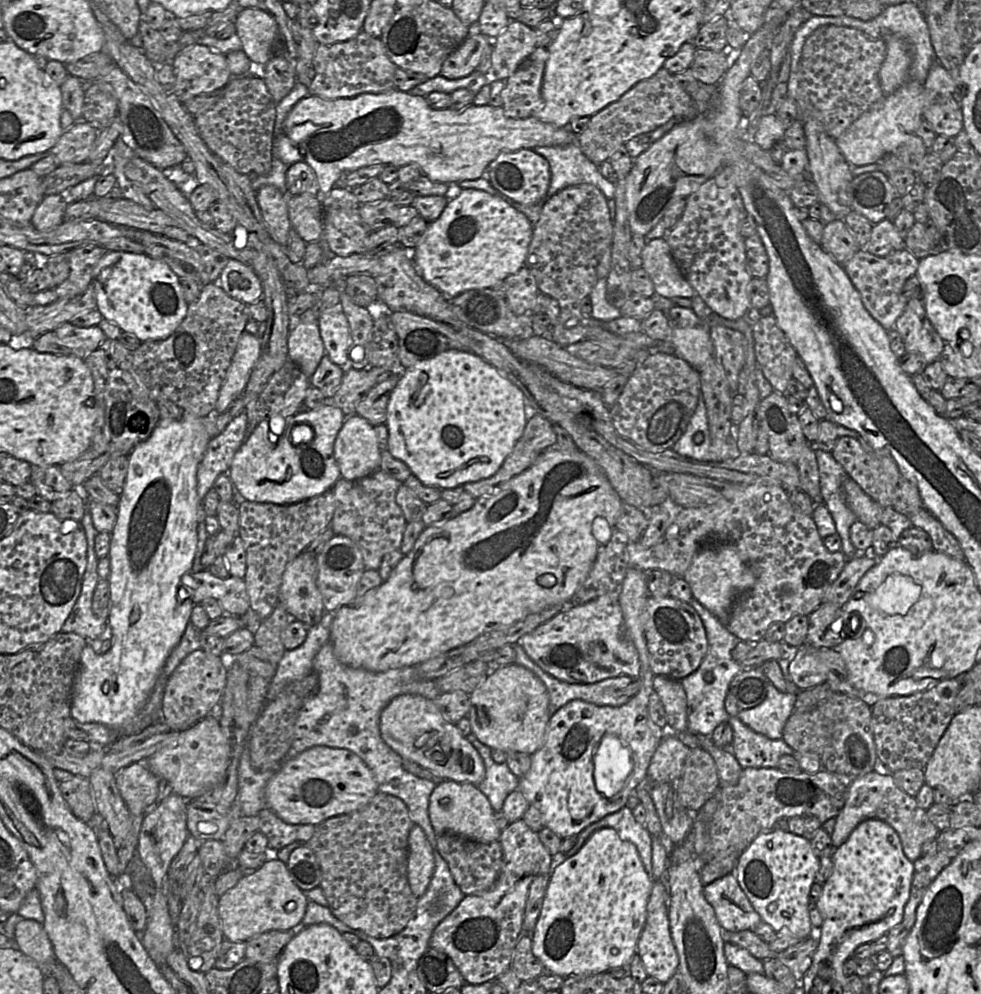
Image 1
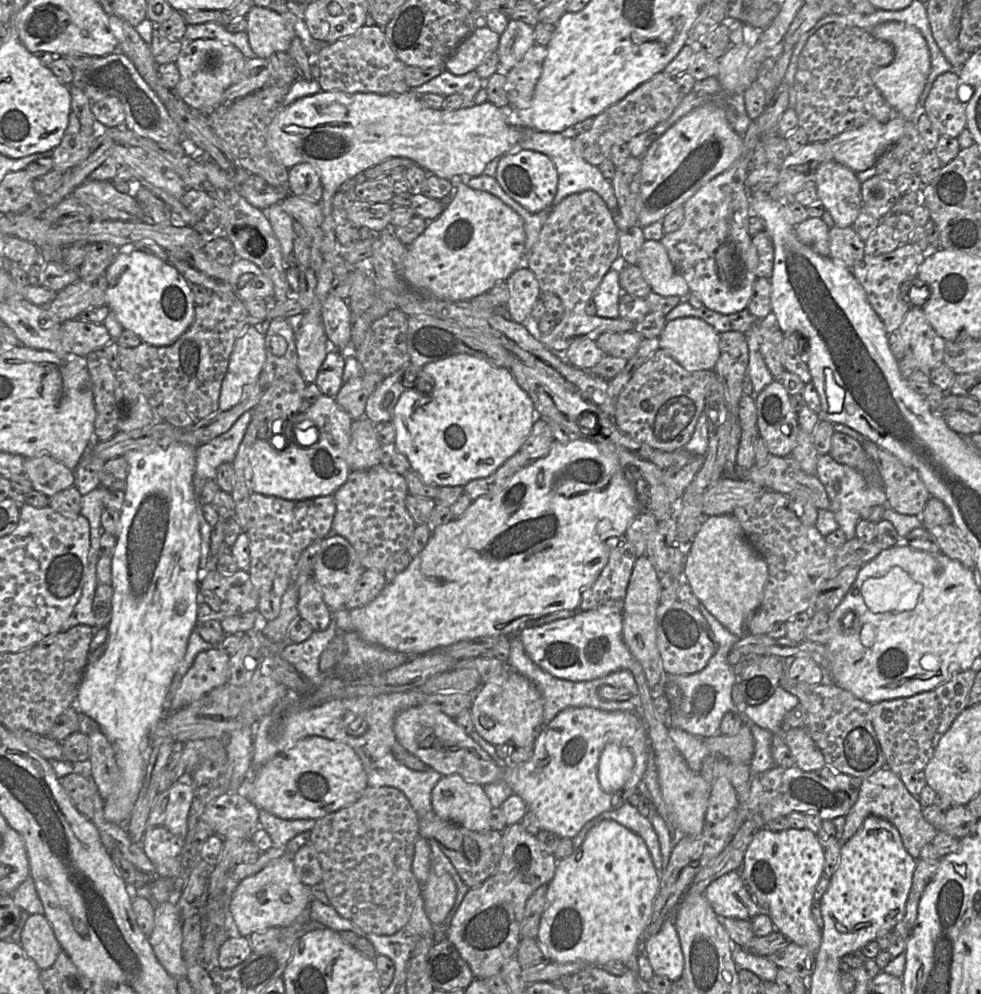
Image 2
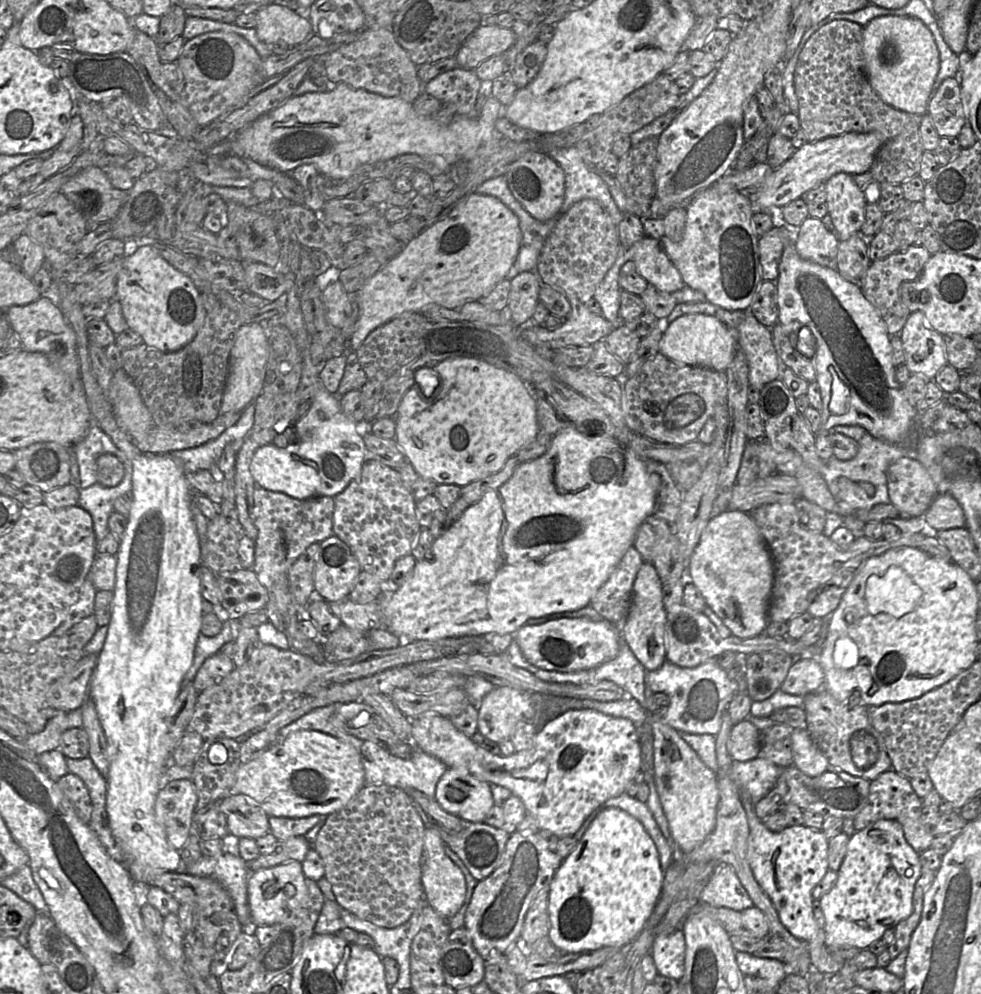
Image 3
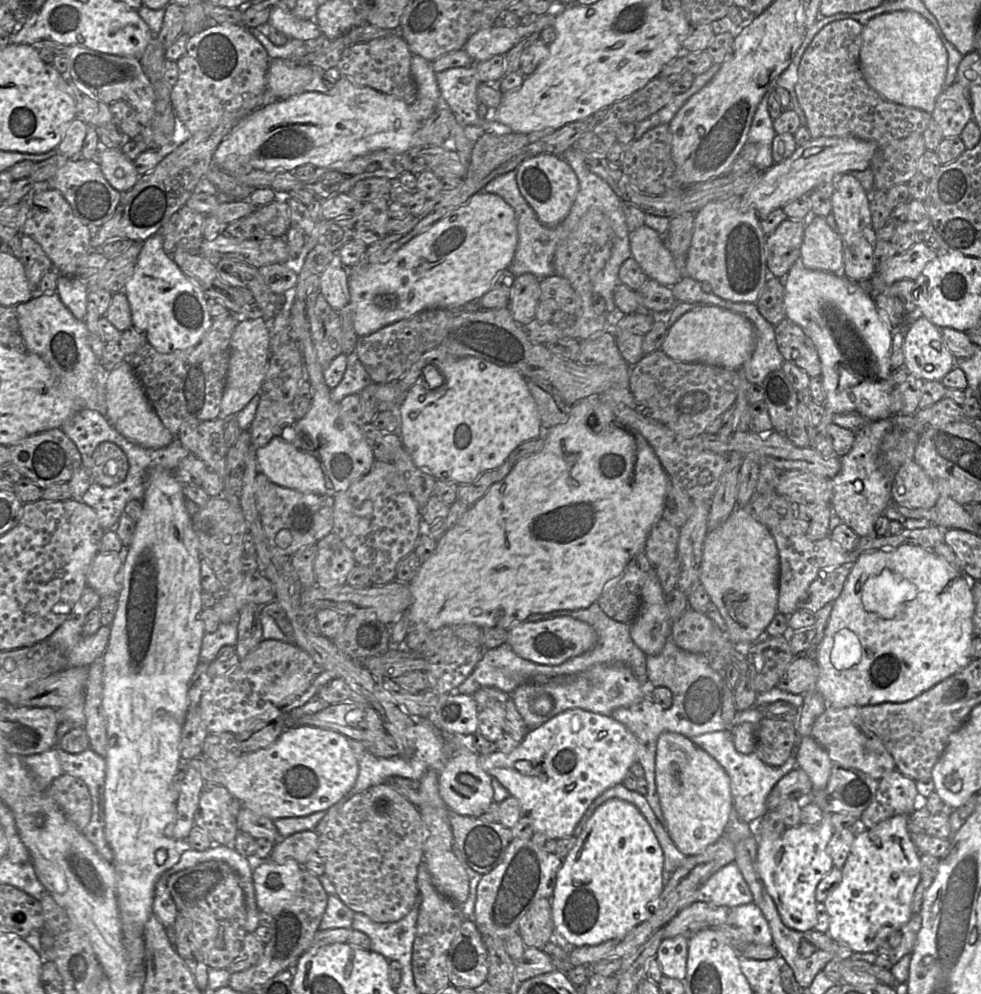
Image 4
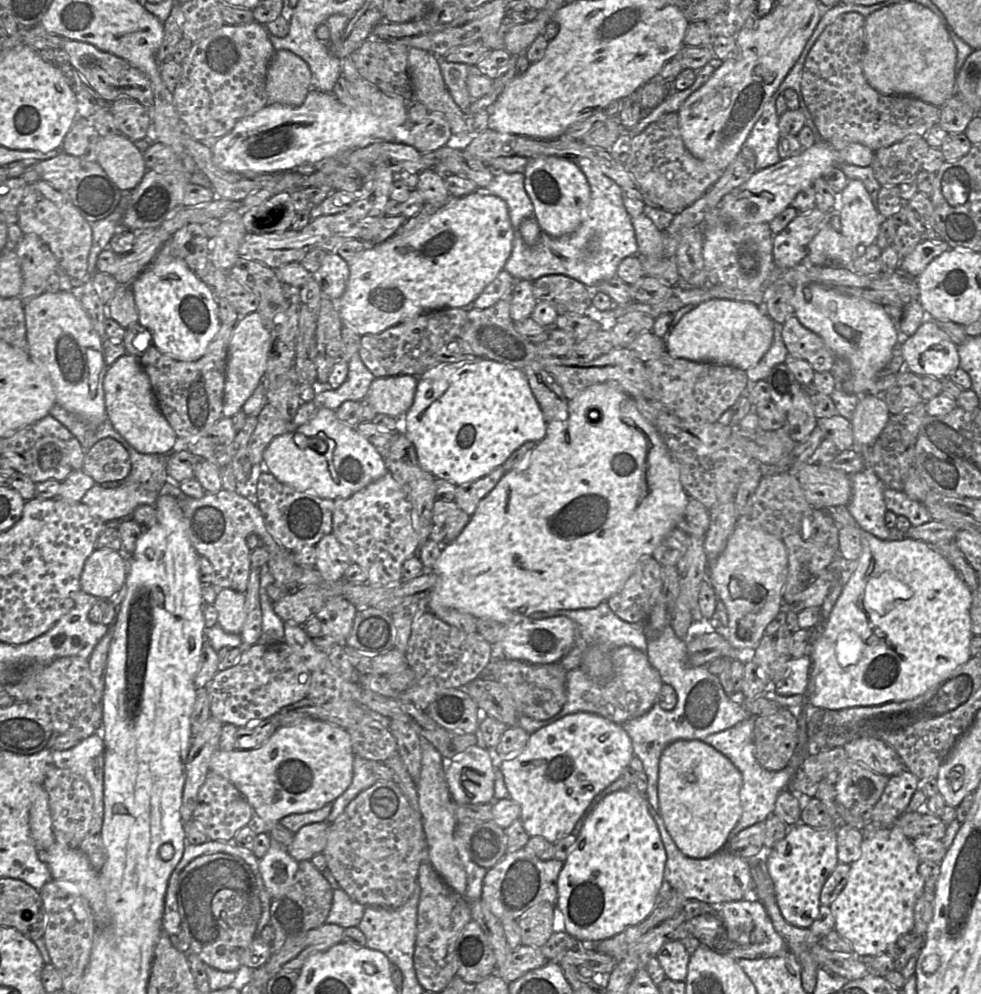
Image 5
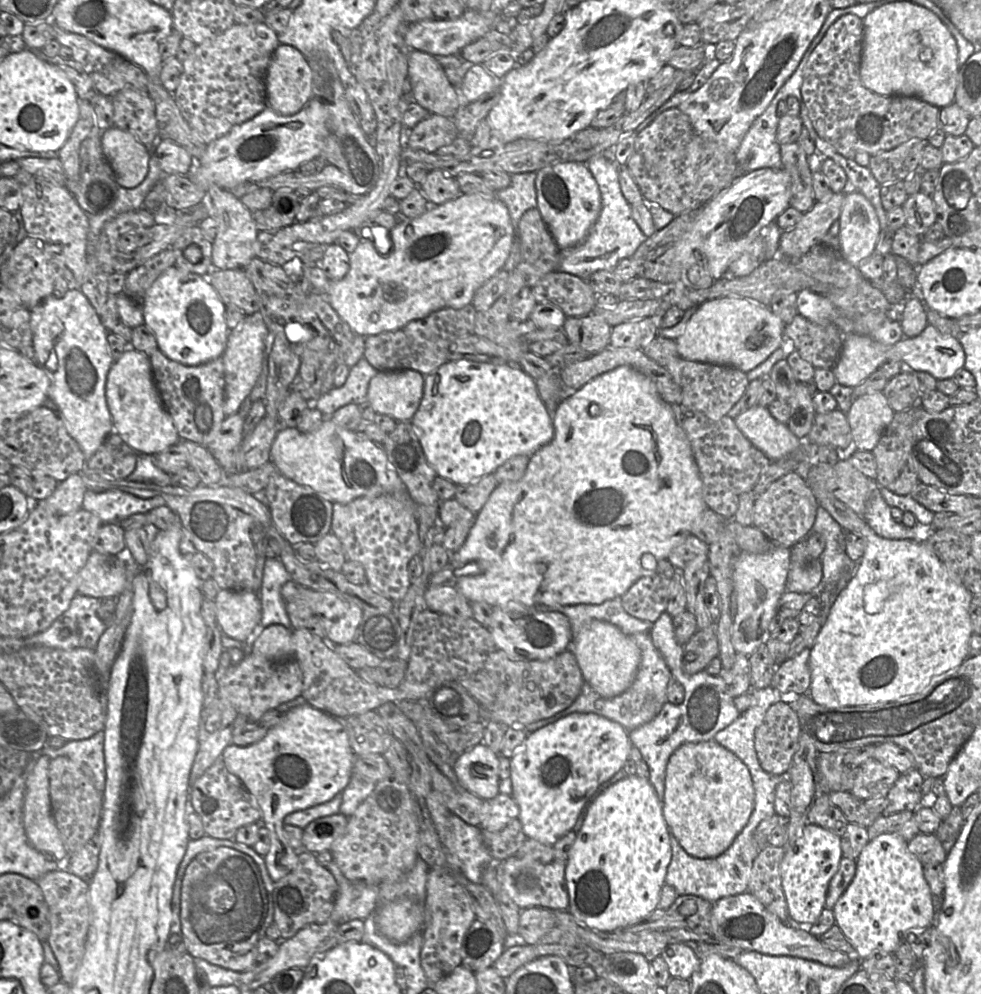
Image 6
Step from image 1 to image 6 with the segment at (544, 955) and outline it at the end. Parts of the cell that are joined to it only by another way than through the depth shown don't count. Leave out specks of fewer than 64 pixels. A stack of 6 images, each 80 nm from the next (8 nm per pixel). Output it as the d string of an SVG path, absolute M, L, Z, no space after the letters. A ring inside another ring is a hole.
M628 776L590 804L565 869L568 912L591 930L612 933L644 921L658 908L672 856L662 804L649 779Z

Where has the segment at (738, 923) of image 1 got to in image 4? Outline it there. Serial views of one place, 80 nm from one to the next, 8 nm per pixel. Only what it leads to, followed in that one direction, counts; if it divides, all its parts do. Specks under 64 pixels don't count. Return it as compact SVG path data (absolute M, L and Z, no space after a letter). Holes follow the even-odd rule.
M734 862L720 868L701 885L694 899L698 902L729 908L753 902L749 886Z

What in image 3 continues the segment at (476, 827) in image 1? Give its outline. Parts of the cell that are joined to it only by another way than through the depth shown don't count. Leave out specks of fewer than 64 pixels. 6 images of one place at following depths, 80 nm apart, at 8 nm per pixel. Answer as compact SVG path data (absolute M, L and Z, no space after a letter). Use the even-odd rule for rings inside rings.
M464 767L447 768L437 783L435 799L448 813L473 823L485 822L487 813L494 805L490 784L476 779Z

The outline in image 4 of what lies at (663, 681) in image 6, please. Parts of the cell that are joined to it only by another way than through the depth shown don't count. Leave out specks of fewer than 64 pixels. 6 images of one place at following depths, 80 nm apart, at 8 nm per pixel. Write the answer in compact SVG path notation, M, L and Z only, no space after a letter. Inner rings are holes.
M596 665L587 671L565 676L559 681L550 681L549 684L522 684L510 694L524 722L530 729L536 729L560 713L575 708L610 716L615 709L629 707L650 698L654 688L649 680L641 683L623 665ZM544 693L552 697L553 709L546 715L539 715L534 711L532 703L536 696Z

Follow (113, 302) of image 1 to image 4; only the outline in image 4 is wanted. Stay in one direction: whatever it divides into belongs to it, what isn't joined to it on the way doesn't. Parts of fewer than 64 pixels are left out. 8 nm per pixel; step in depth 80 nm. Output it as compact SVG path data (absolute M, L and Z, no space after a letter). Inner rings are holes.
M160 233L153 234L142 244L133 274L122 291L130 305L132 326L144 333L147 342L161 353L196 346L214 320L207 309L206 295L164 251Z

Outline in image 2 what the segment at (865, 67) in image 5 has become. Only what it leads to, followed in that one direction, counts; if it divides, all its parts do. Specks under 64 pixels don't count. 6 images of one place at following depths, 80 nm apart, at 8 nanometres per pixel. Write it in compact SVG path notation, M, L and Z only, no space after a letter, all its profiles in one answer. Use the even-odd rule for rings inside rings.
M897 21L880 23L870 33L875 38L890 43L894 50L894 59L889 65L871 70L870 76L875 86L900 116L905 120L916 121L920 111L919 98L931 69L929 48L924 37L915 27Z

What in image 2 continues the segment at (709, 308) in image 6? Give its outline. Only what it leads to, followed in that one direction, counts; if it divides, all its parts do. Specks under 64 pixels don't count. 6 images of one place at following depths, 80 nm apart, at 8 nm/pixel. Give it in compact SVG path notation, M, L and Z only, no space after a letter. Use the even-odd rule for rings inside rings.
M694 317L666 322L660 348L689 371L714 370L720 355L719 333Z

